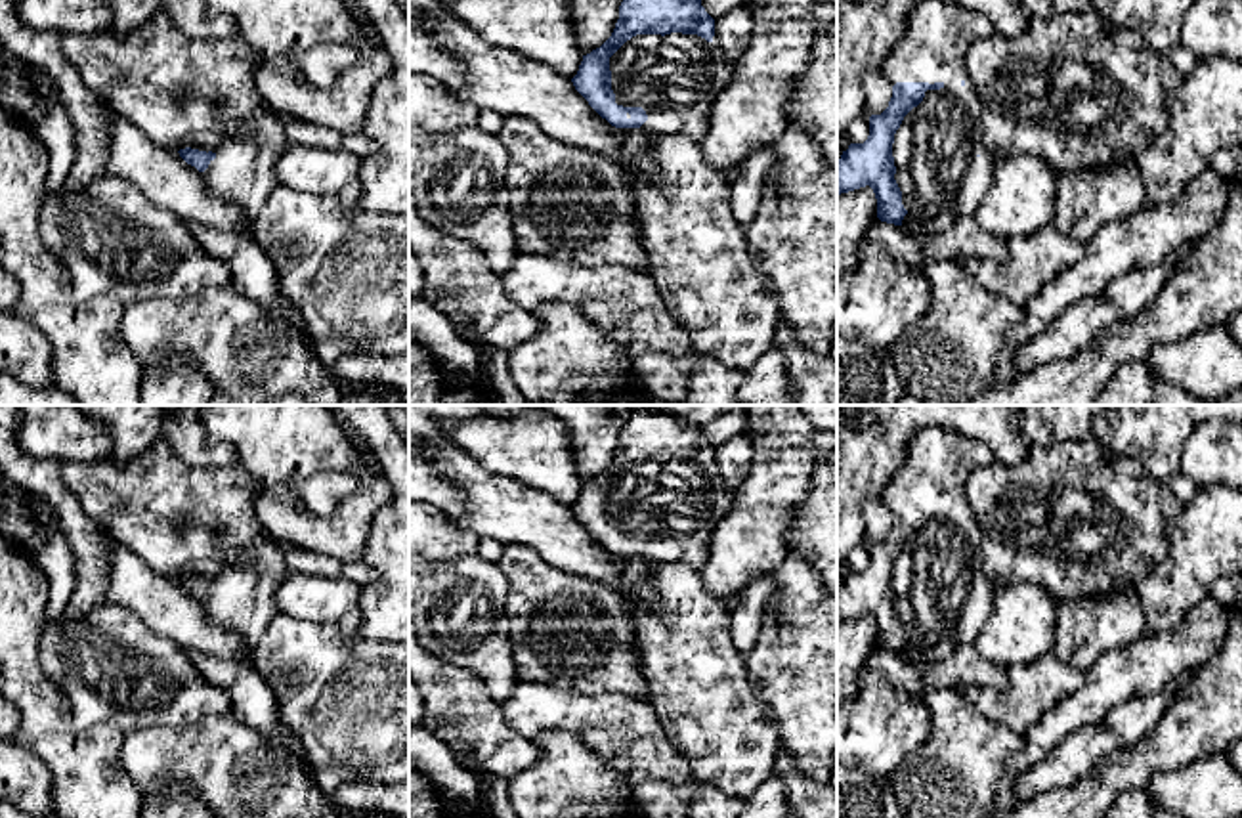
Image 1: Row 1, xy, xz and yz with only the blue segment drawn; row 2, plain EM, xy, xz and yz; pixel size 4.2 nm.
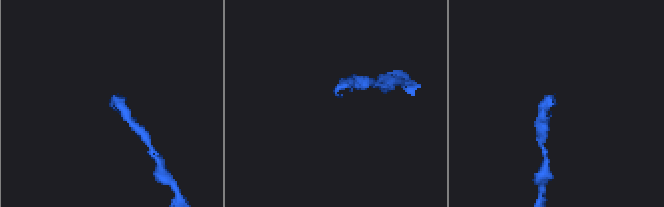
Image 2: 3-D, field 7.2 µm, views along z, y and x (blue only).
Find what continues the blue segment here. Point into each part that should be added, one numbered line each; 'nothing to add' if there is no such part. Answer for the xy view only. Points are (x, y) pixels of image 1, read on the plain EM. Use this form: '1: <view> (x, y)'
1: xy (243, 601)

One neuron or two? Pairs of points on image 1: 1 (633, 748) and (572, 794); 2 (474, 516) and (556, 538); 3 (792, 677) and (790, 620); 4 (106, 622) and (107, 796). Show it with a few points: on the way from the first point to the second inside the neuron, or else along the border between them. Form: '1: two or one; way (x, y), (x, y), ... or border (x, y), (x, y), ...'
1: two; border (578, 734), (631, 790)
2: one; way (495, 516), (528, 516), (535, 520)
3: one; way (792, 664), (792, 633)
4: two; border (67, 700), (81, 729), (113, 723), (125, 734)

